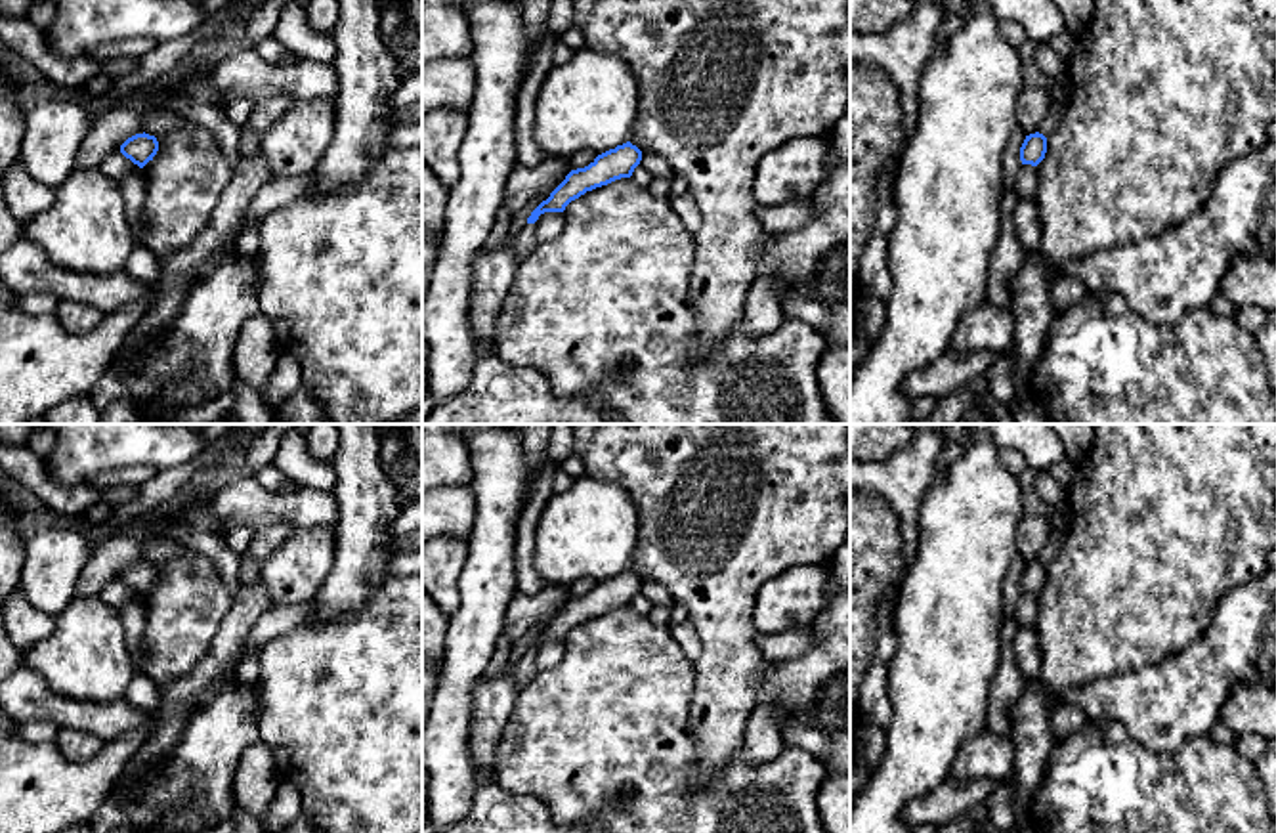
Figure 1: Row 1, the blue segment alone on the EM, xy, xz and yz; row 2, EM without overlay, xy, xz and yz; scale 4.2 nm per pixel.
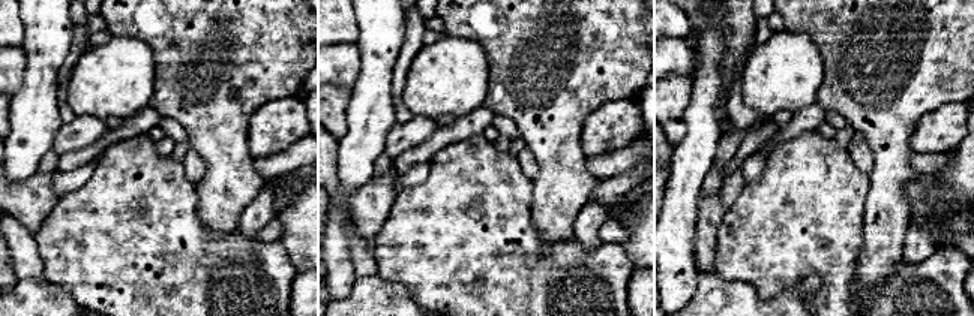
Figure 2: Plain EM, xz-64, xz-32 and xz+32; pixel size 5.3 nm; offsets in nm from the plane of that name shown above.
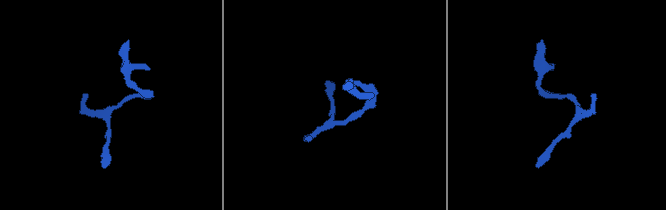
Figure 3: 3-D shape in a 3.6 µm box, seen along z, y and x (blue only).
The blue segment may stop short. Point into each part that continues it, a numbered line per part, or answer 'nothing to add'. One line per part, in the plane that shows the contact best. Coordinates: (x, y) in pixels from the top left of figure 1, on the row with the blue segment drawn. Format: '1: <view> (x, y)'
1: xz (524, 243)

